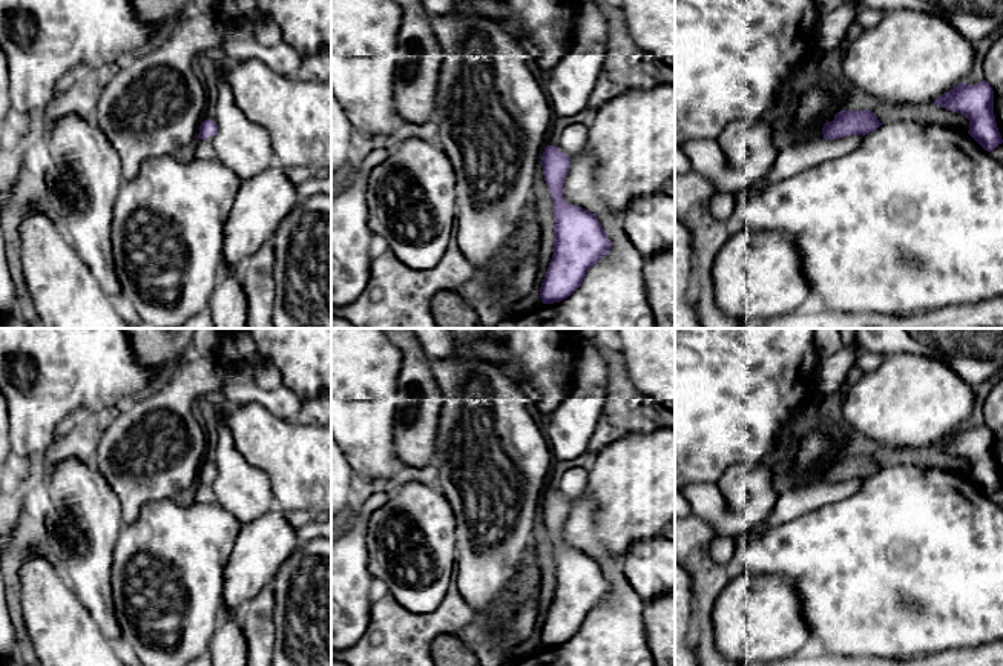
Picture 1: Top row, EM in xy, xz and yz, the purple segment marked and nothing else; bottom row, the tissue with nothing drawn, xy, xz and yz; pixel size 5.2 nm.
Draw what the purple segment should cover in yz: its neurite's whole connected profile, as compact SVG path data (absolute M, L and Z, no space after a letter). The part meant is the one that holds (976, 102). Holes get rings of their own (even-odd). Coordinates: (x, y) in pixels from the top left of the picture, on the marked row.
M986 80L975 84L963 81L937 97L934 104L965 115L969 120L968 134L985 150L1003 143L994 115L994 91Z

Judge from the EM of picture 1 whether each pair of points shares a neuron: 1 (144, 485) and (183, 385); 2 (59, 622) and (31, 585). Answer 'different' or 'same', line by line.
1: same
2: same

